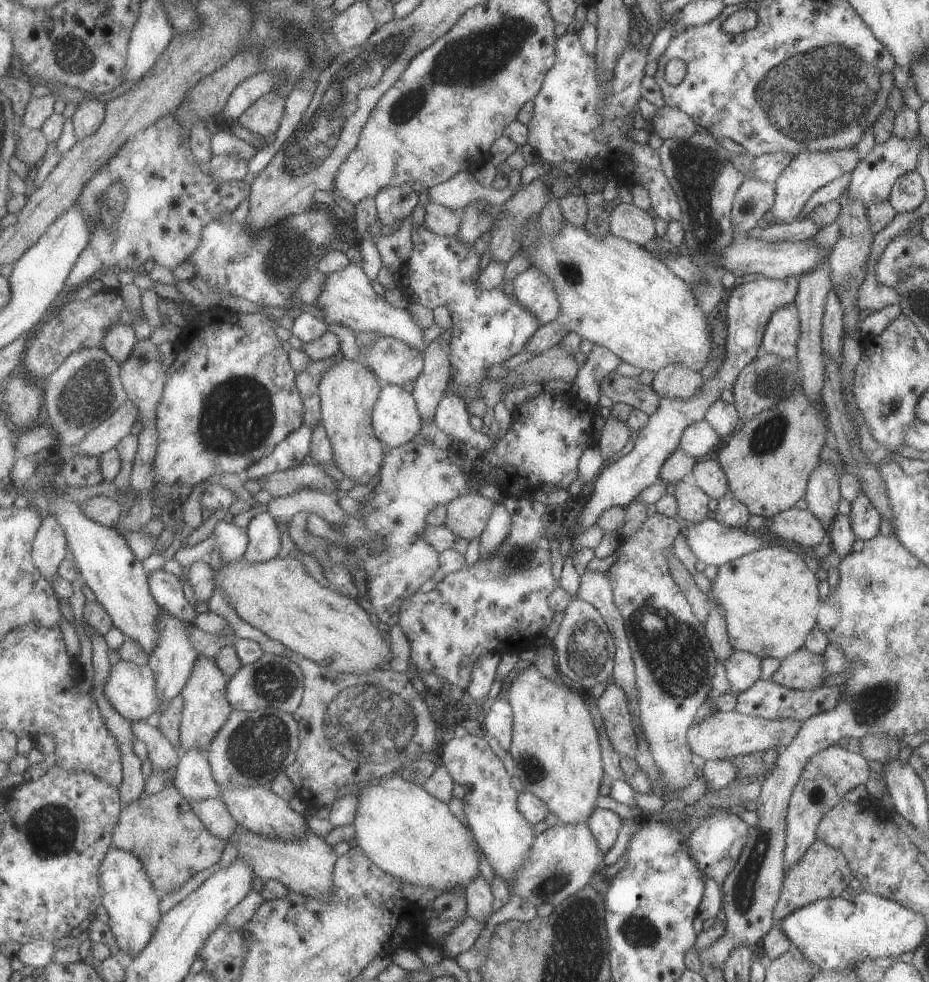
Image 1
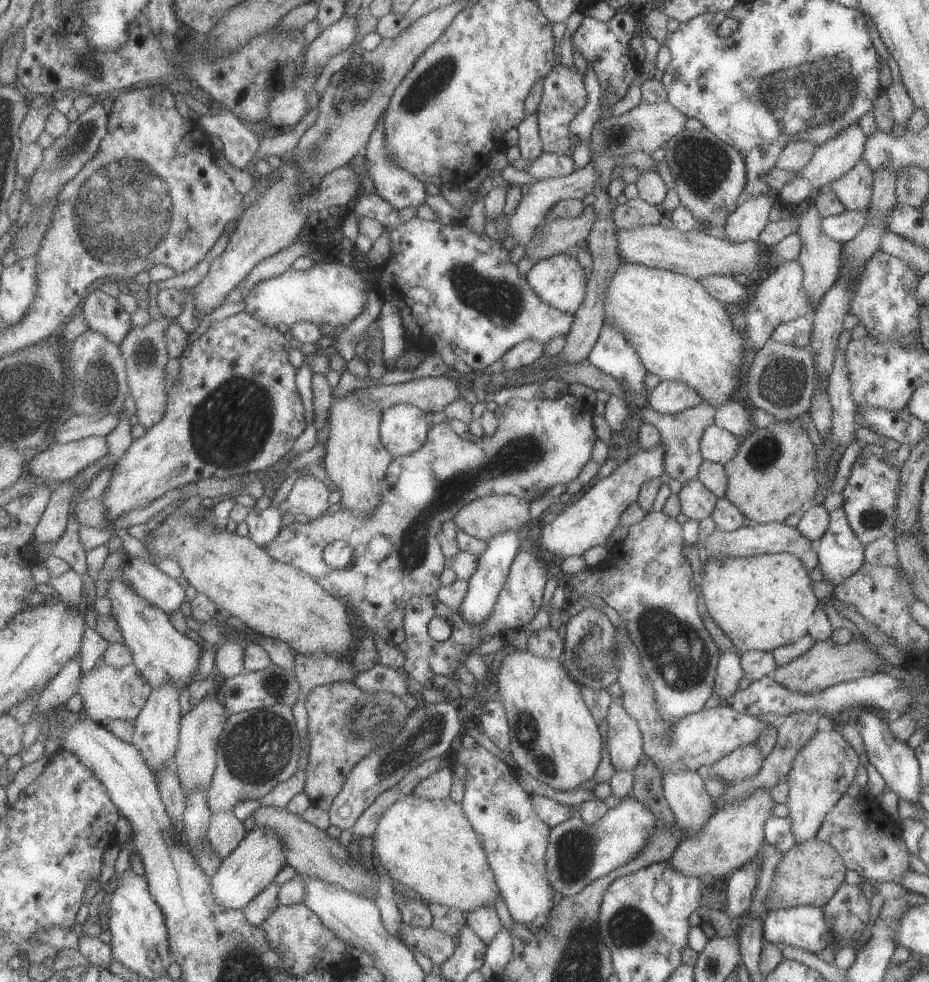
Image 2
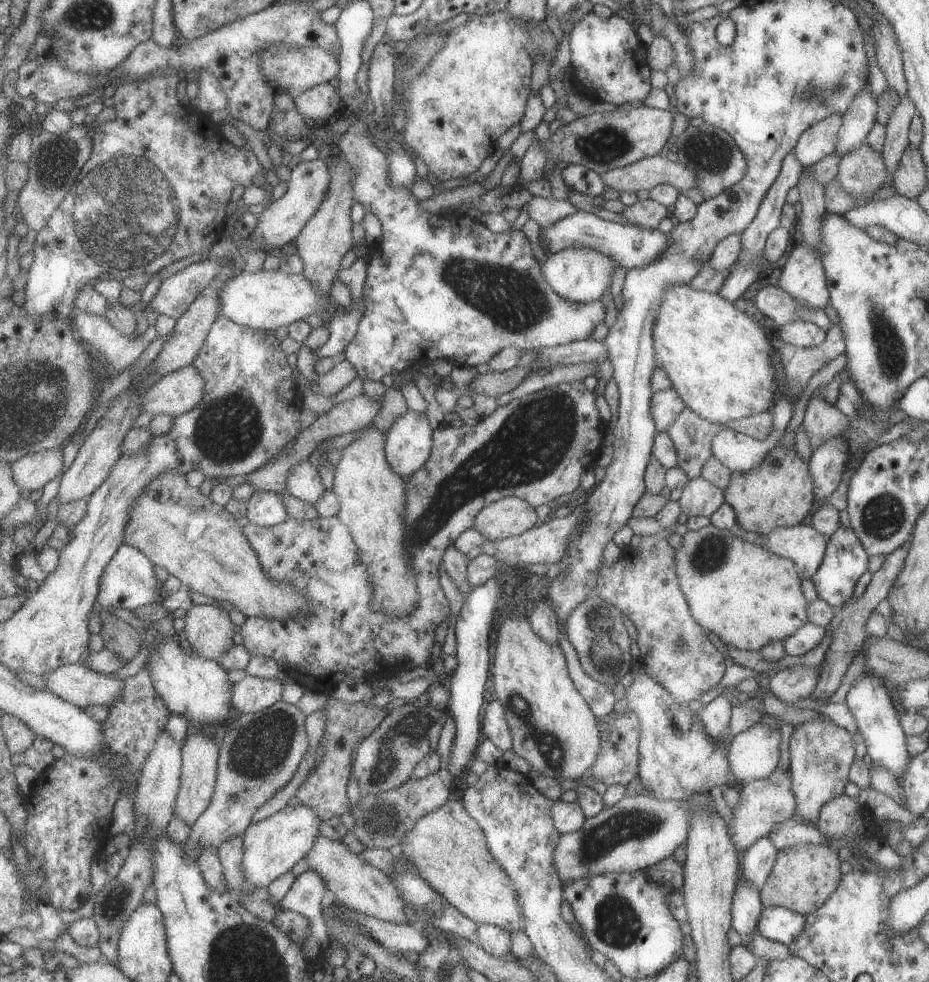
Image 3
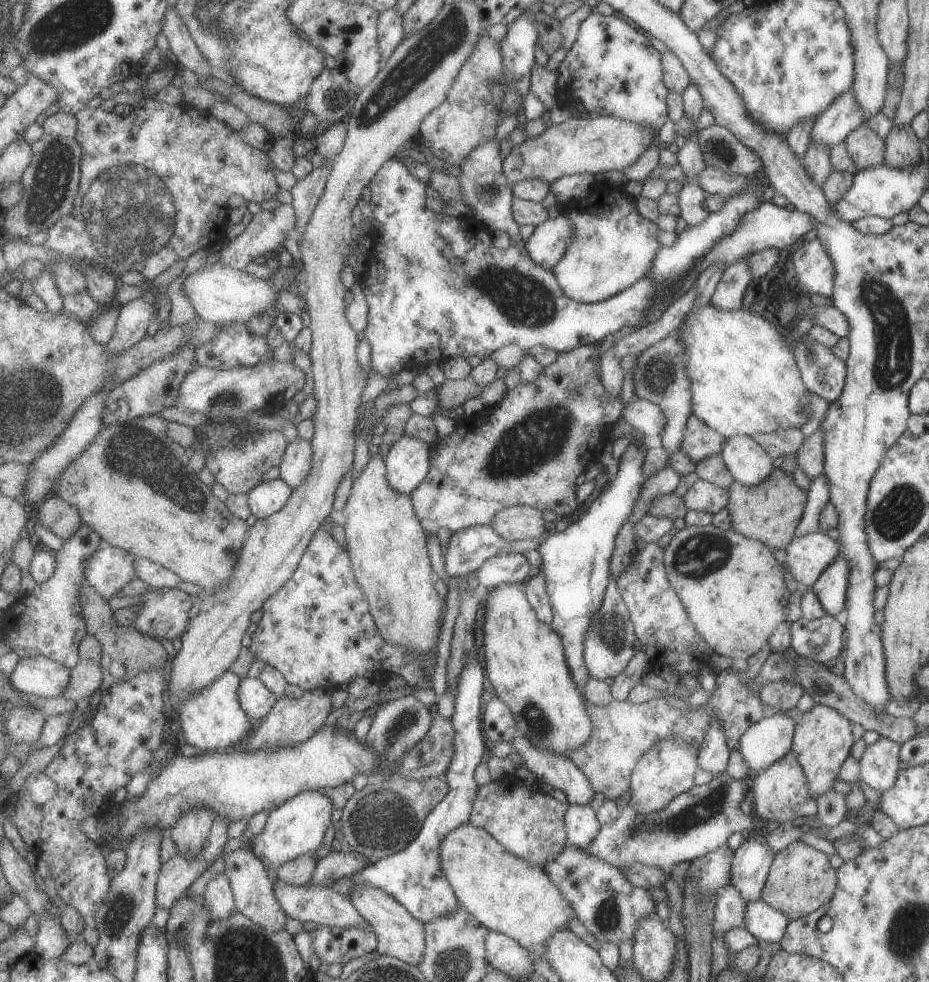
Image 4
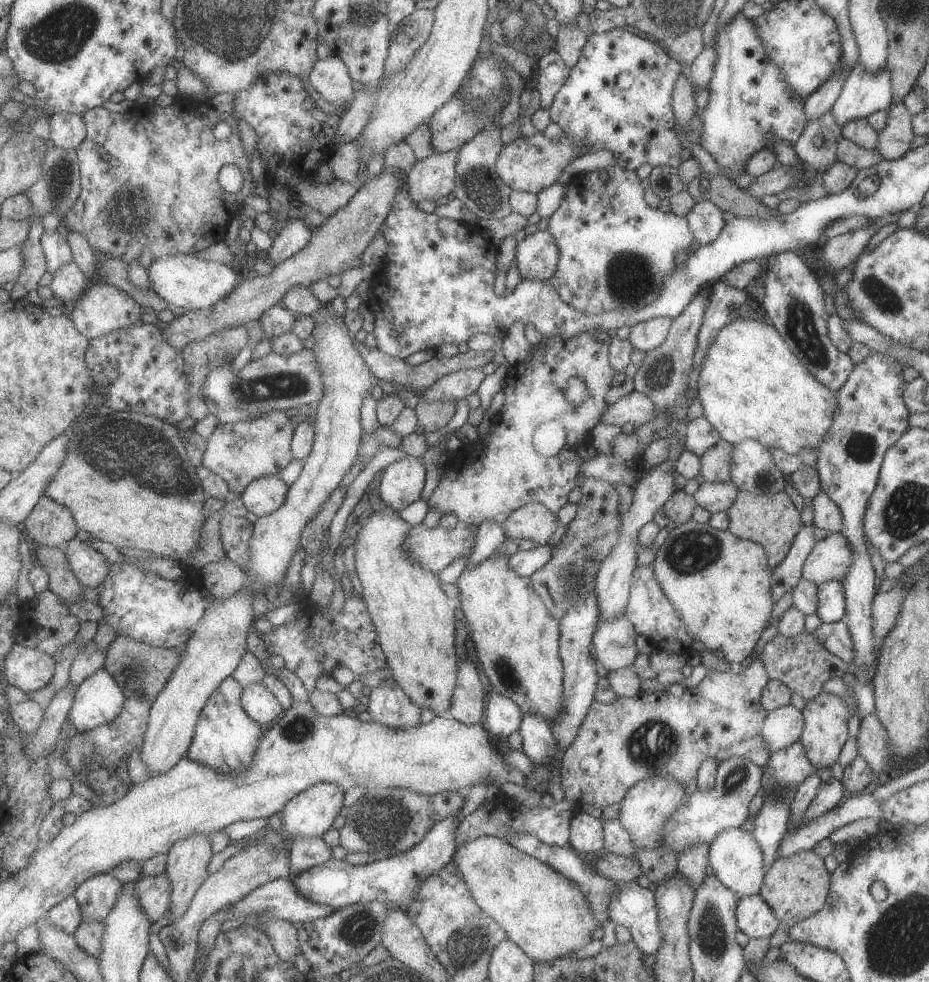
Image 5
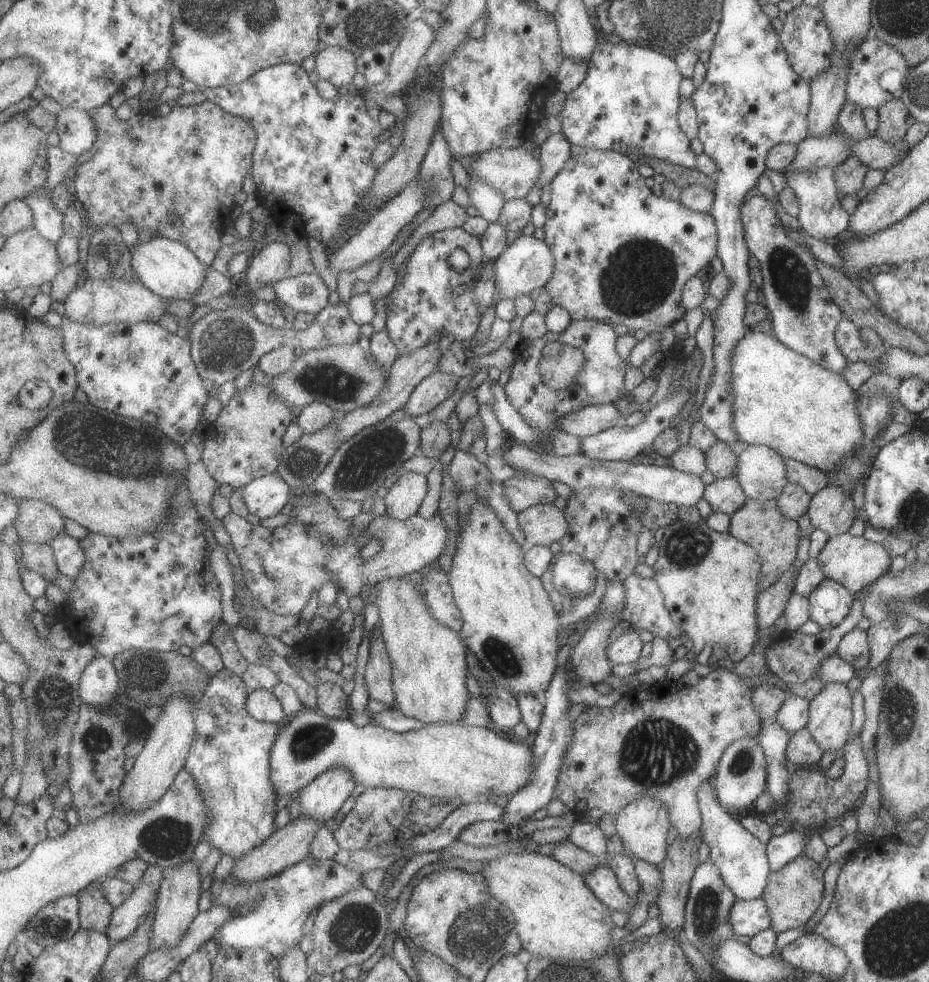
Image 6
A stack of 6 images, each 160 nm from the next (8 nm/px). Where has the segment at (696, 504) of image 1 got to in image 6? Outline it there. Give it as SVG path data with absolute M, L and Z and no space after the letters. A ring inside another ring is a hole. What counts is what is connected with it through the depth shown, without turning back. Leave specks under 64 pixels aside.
M735 477L714 480L705 486L702 497L711 506L712 512L729 516L743 506L745 498Z

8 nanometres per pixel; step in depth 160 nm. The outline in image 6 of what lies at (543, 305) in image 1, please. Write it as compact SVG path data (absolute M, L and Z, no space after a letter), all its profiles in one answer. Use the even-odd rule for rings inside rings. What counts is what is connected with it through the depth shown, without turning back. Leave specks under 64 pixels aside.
M571 146L568 160L565 160L562 170L551 181L549 194L551 200L547 204L546 222L542 227L545 238L543 242L547 244L554 259L553 274L544 285L547 294L551 296L551 304L563 308L571 321L592 319L599 322L615 325L623 325L627 329L643 330L645 333L653 332L657 326L667 324L671 326L684 316L686 309L681 304L681 290L683 284L702 271L705 266L709 266L711 258L715 258L715 222L709 213L687 210L678 200L669 200L661 196L655 196L653 192L644 184L644 178L637 172L637 165L631 158L624 154L617 154L611 150L599 150L592 148L581 148L581 146Z

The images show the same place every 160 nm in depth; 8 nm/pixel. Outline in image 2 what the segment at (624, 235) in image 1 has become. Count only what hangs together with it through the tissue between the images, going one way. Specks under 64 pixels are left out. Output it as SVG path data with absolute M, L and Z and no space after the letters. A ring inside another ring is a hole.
M639 198L627 199L612 210L611 220L617 229L628 229L643 225L657 225L664 213L659 207L647 204Z

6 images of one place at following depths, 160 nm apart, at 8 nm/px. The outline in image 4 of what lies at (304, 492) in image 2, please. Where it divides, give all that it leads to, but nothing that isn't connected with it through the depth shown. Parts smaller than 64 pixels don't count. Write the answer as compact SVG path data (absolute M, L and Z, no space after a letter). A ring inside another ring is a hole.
M296 438L287 447L280 478L288 482L294 490L306 481L310 473L314 457L314 444L310 440Z

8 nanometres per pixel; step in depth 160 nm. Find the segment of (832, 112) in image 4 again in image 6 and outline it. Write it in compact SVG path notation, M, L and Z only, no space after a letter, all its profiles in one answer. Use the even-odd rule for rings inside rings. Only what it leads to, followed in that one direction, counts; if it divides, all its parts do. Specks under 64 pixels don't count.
M872 34L857 46L847 72L845 82L845 101L855 108L877 109L881 104L900 99L908 72L905 58L893 46L877 40Z

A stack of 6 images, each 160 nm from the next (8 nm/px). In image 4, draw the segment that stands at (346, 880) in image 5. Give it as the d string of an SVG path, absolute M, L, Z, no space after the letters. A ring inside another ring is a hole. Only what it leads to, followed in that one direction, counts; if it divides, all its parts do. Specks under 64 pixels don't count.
M476 659L469 661L460 678L456 713L452 718L456 728L456 751L450 770L445 776L450 784L449 794L427 816L418 838L405 850L379 858L362 871L336 880L331 887L337 889L343 896L351 899L354 891L362 887L383 889L404 904L409 912L424 924L441 915L452 913L459 906L460 902L454 886L450 883L442 865L442 842L448 833L470 822L481 788L479 782L475 780L475 770L488 757L487 746L485 746L486 734L483 734L484 713L483 704L481 704L483 684L485 684L483 666Z

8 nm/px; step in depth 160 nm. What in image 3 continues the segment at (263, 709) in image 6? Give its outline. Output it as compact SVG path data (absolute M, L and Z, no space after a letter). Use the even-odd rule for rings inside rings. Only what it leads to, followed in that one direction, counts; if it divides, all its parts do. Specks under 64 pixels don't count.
M246 674L234 684L234 708L238 713L256 713L283 700L284 681Z

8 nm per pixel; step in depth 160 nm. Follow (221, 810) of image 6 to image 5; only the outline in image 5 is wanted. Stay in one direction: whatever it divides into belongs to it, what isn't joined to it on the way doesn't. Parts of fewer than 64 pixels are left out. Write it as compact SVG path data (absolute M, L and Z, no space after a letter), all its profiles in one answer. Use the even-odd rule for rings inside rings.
M229 676L217 688L217 692L211 696L207 707L203 708L199 716L195 739L187 755L190 760L205 764L209 768L215 768L217 772L227 772L227 774L229 772L243 772L253 766L255 752L257 752L265 732L263 732L263 726L251 718L243 707L243 692L243 684L233 676Z

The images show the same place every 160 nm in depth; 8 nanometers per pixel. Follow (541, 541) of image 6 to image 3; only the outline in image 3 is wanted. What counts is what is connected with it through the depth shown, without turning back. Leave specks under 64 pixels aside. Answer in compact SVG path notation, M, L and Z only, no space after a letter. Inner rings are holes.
M507 497L484 507L474 528L487 538L498 541L522 535L535 525L535 506L519 497Z

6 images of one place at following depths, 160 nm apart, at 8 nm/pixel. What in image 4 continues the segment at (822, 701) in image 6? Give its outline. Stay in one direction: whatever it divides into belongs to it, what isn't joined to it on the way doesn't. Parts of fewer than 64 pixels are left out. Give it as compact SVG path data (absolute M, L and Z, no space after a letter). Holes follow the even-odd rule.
M813 704L810 710L797 714L790 750L794 752L804 775L808 793L814 798L831 789L833 780L838 778L838 770L851 750L853 736L852 723L834 708Z

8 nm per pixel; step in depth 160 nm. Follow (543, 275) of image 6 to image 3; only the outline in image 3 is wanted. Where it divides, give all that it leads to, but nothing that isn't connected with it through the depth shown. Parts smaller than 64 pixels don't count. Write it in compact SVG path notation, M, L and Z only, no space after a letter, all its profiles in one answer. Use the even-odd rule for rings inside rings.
M575 211L560 221L540 229L538 243L545 256L555 254L568 248L592 248L610 256L619 267L625 270L633 267L642 267L644 264L655 260L668 245L665 233L657 229L646 229L639 226L620 225L599 219L592 212Z

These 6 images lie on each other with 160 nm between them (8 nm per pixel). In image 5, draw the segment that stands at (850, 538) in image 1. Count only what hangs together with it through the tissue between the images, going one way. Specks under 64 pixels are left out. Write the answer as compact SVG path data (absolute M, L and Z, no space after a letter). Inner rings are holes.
M829 580L816 586L815 615L825 623L841 621L844 616L844 592L842 582Z

